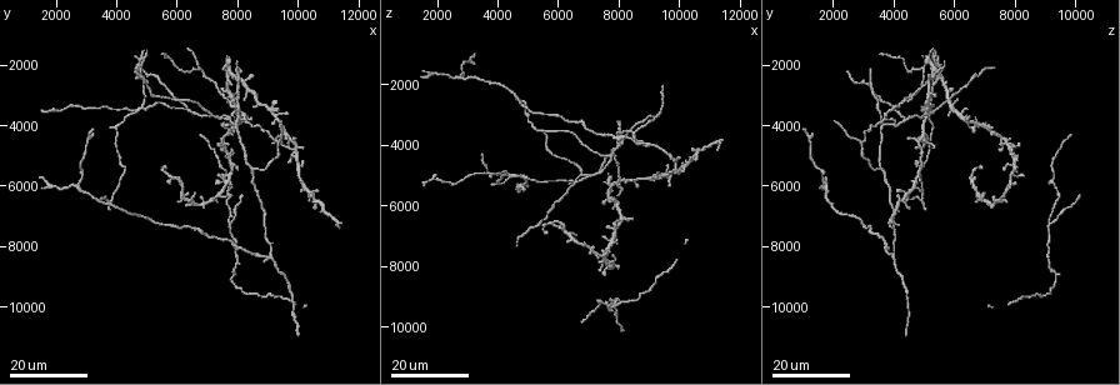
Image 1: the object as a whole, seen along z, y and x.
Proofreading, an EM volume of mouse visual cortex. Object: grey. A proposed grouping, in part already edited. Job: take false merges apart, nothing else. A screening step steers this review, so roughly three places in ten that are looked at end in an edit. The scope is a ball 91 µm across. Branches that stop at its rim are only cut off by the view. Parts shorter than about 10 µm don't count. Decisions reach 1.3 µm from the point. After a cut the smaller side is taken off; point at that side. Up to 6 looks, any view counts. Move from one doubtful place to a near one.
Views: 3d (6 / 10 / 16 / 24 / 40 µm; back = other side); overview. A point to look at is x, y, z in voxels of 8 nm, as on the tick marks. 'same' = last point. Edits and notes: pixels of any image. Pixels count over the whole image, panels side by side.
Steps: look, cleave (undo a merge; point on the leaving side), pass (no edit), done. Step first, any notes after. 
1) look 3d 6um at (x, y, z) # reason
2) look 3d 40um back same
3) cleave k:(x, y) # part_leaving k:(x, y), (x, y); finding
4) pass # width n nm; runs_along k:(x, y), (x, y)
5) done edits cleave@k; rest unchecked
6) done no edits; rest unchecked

look 3d 16um at (9200, 8400, 3900) # four arms meet

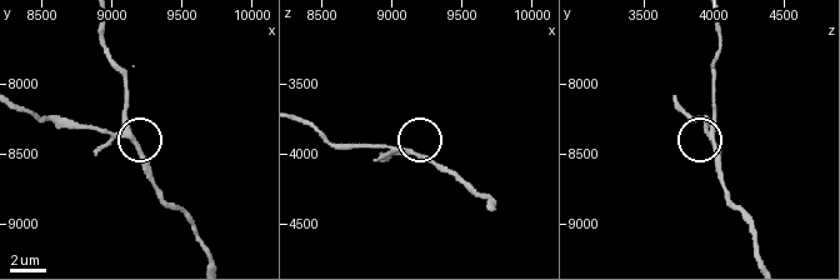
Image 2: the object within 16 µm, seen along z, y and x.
look 3d 6um at (9120, 8360, 3960)

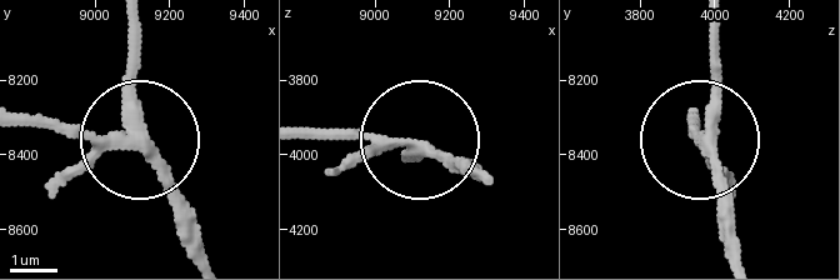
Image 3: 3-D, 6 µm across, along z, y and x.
cleave 3:(75, 168) # side_arm 25 um; part_leaving 3:(139, 140), (24, 129); two neurons meet here

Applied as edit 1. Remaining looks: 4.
look overview

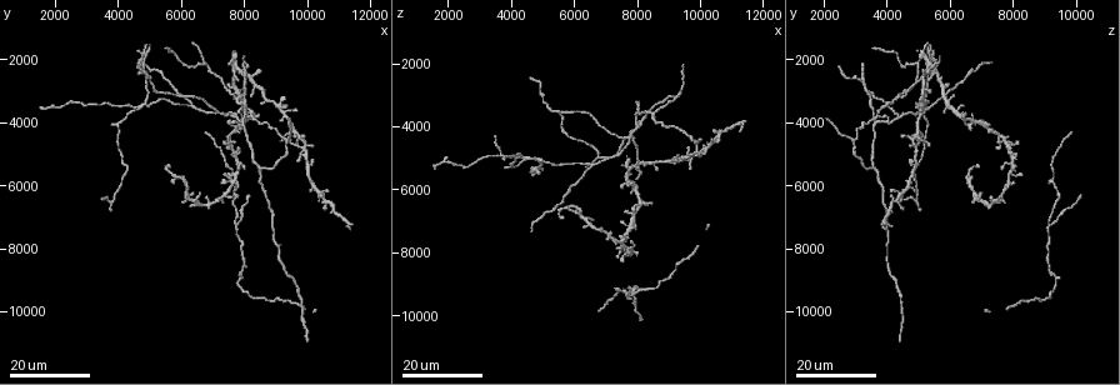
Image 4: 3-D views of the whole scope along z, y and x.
look 3d 16um at (7700, 3900, 4400) # small branch off a trunk

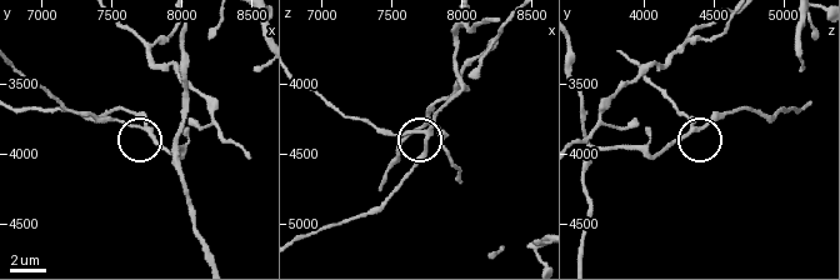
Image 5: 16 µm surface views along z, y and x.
look 3d 6um at (7720, 3820, 4400) # closer look

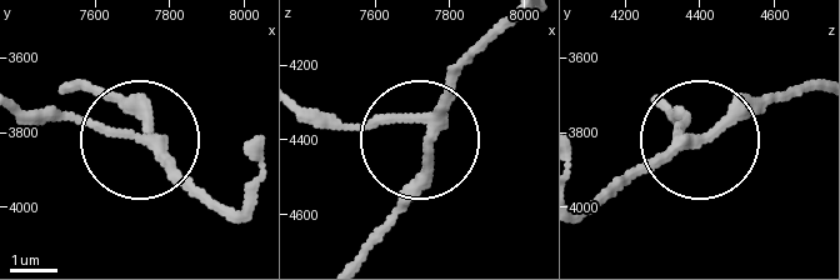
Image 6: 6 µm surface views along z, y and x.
pass # runs_along 6:(504, 28), (433, 124), (305, 124); continuous, no second neuron

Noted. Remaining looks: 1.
done edits cleave@3; rest unchecked

